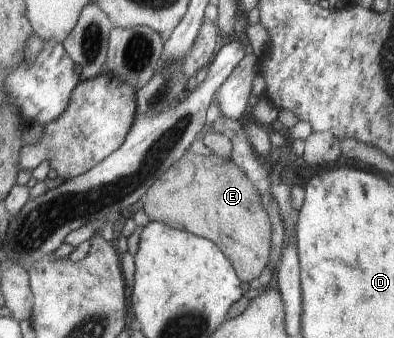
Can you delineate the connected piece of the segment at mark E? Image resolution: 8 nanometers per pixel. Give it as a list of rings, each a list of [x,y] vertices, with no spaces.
[[[188,151],[158,178],[145,194],[145,203],[142,207],[150,221],[167,223],[169,227],[187,231],[215,243],[230,260],[243,283],[246,284],[259,277],[269,264],[271,256],[269,217],[263,209],[255,185],[247,181],[247,175],[243,175],[243,171],[233,163],[232,159],[223,159],[215,154],[205,157]]]

